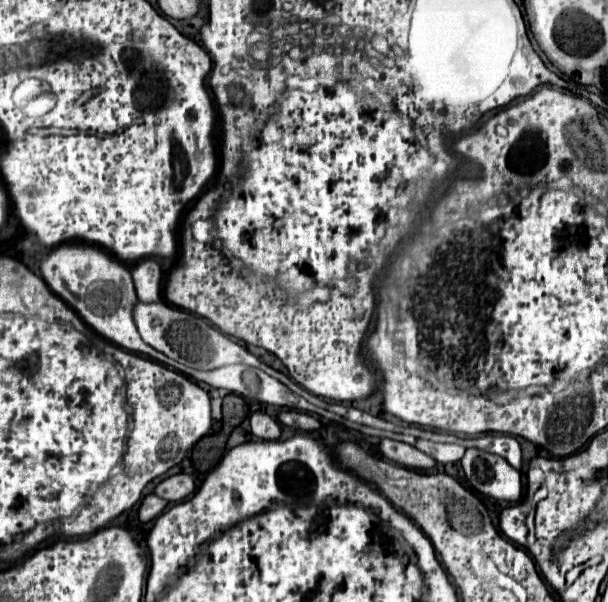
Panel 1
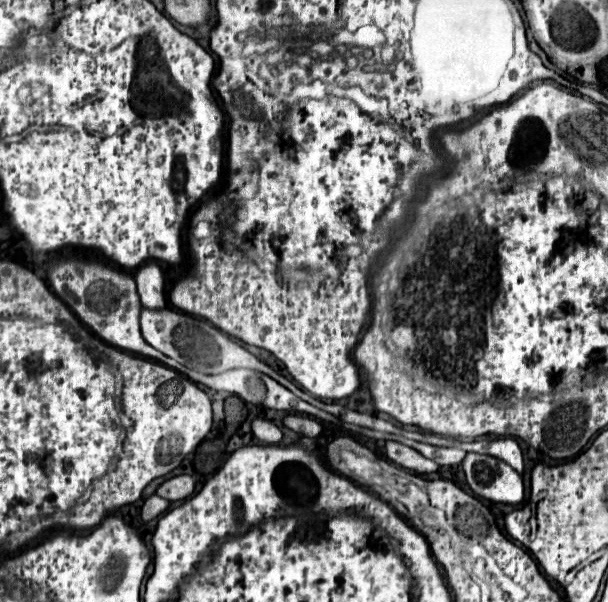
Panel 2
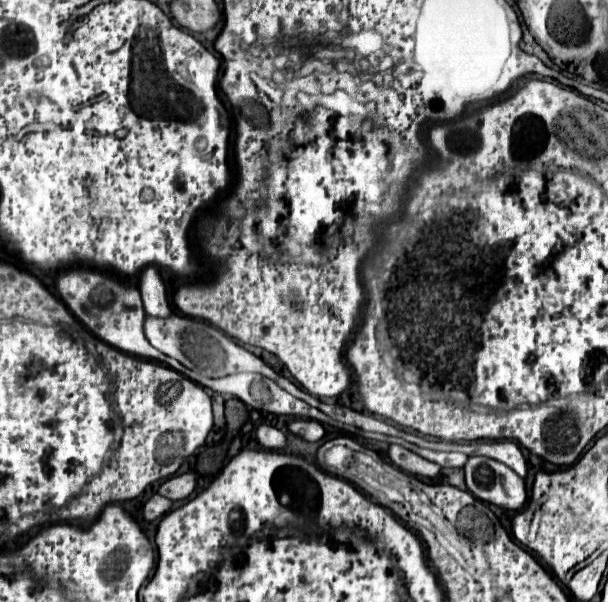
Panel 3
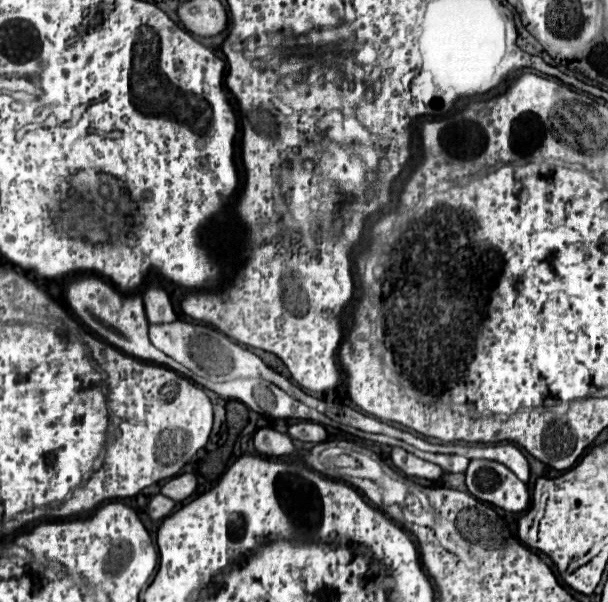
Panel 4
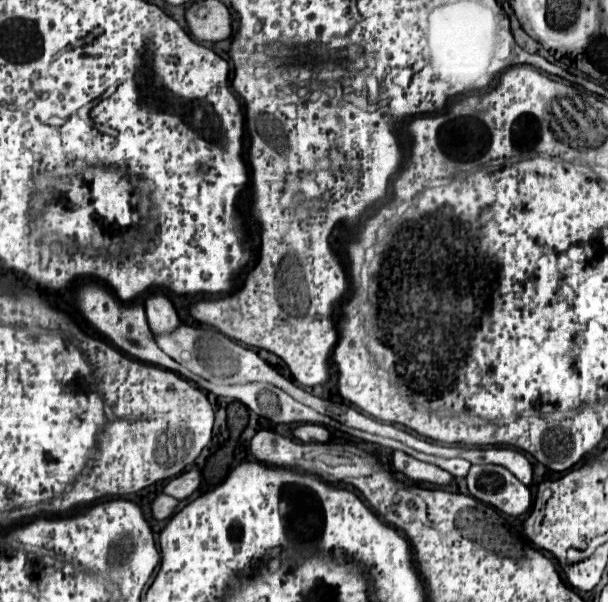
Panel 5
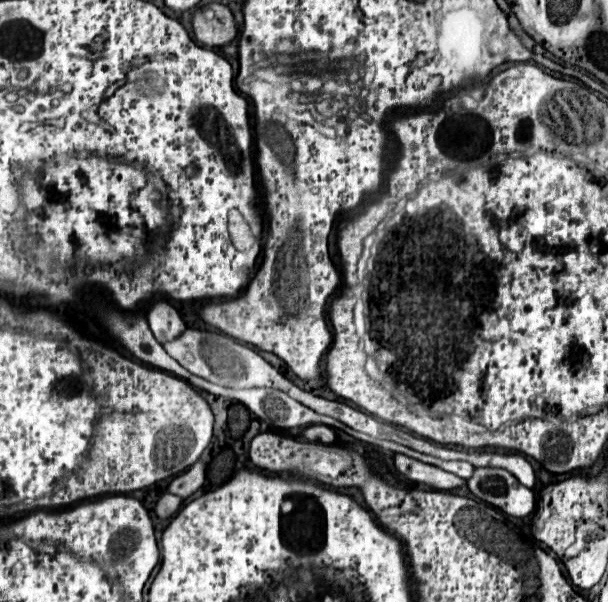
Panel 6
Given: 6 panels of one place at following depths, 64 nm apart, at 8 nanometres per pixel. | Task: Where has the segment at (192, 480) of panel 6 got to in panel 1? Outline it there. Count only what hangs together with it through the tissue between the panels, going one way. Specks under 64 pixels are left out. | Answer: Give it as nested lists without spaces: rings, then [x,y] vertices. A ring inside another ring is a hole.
[[[176,474],[176,476],[170,476],[166,480],[162,480],[156,488],[154,488],[154,494],[162,500],[180,500],[180,498],[186,498],[188,494],[194,492],[194,478],[188,476],[188,474]]]

